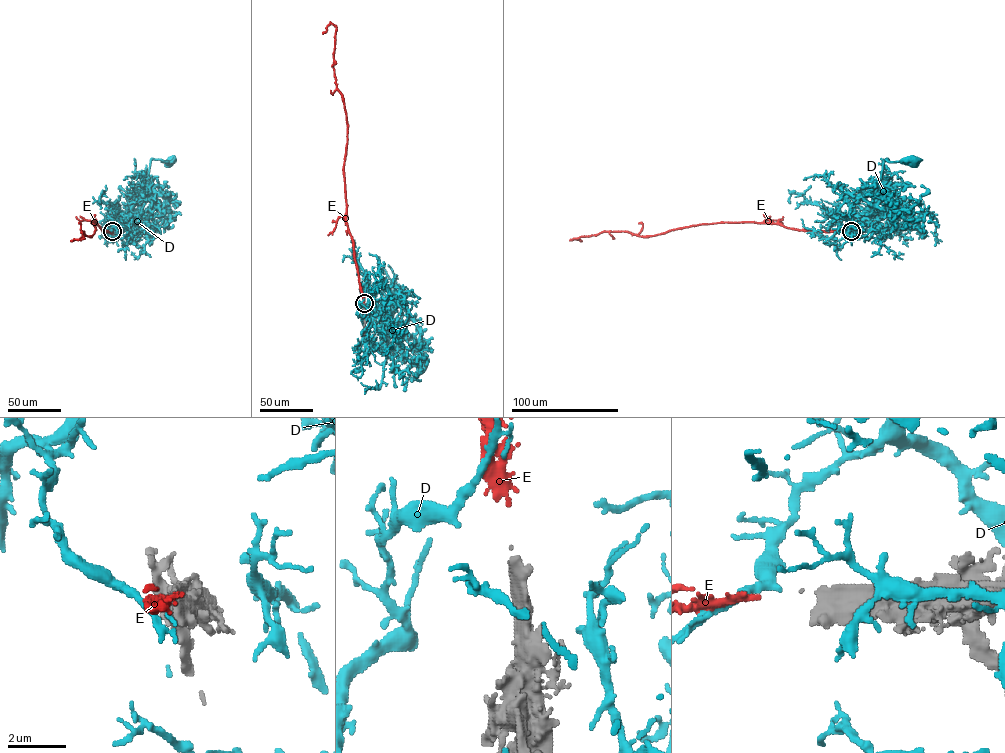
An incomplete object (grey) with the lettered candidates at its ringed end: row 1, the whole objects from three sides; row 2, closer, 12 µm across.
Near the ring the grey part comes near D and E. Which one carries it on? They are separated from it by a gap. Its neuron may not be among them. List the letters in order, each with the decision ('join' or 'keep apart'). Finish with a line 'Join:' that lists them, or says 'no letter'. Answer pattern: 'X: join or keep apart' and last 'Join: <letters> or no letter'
D: keep apart
E: join
Join: E

